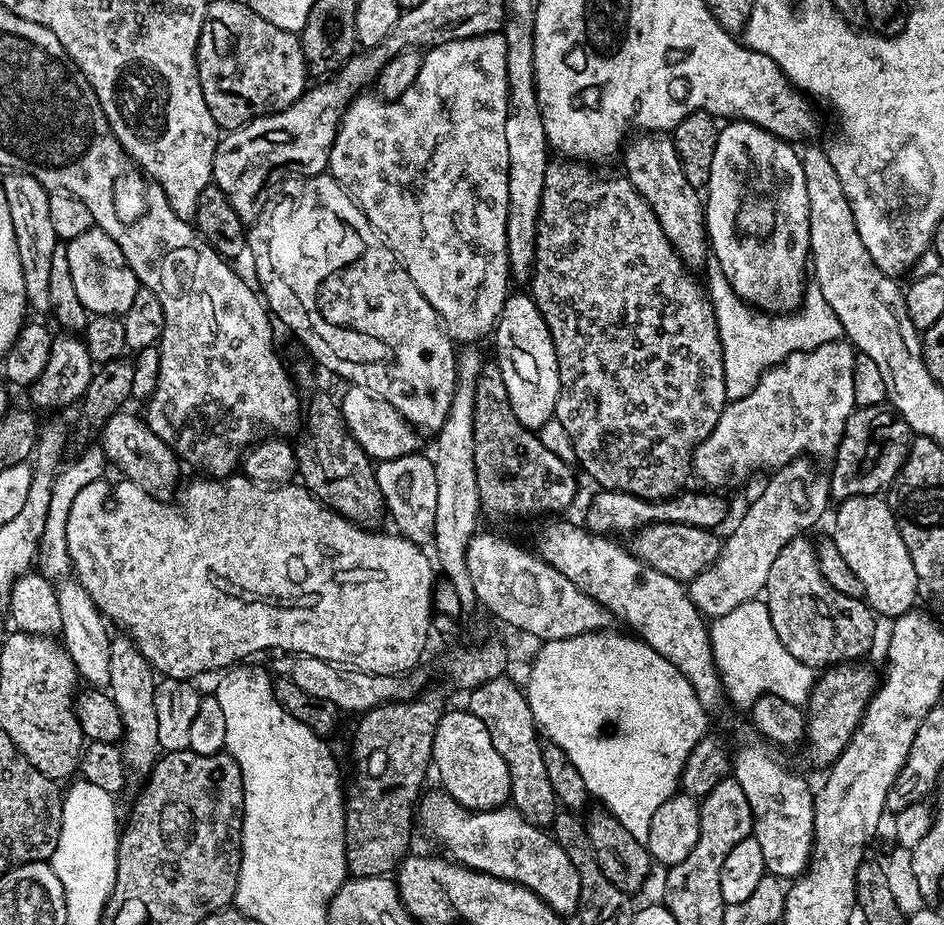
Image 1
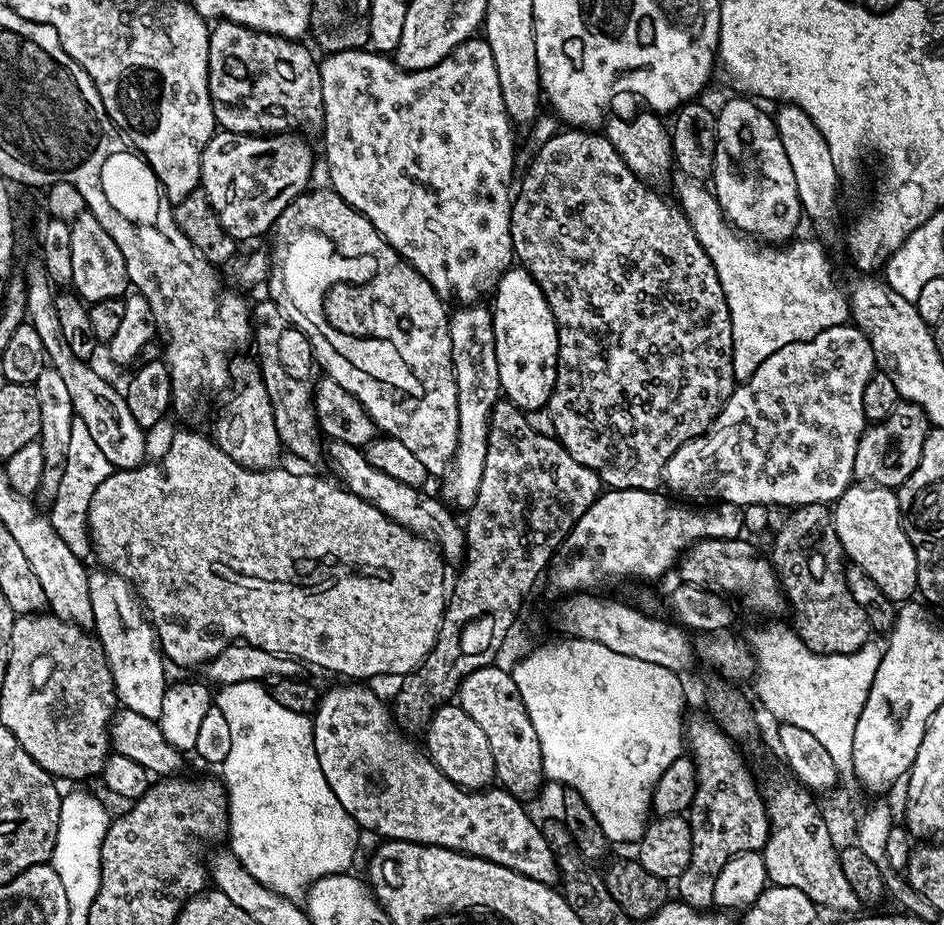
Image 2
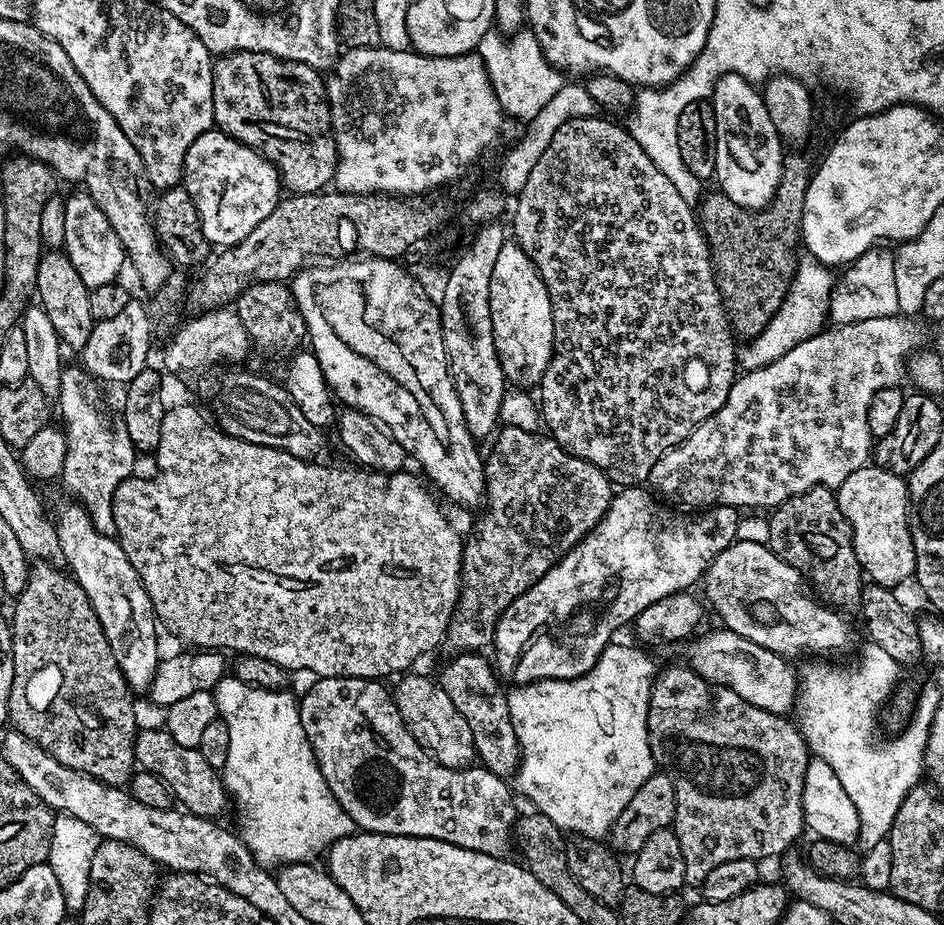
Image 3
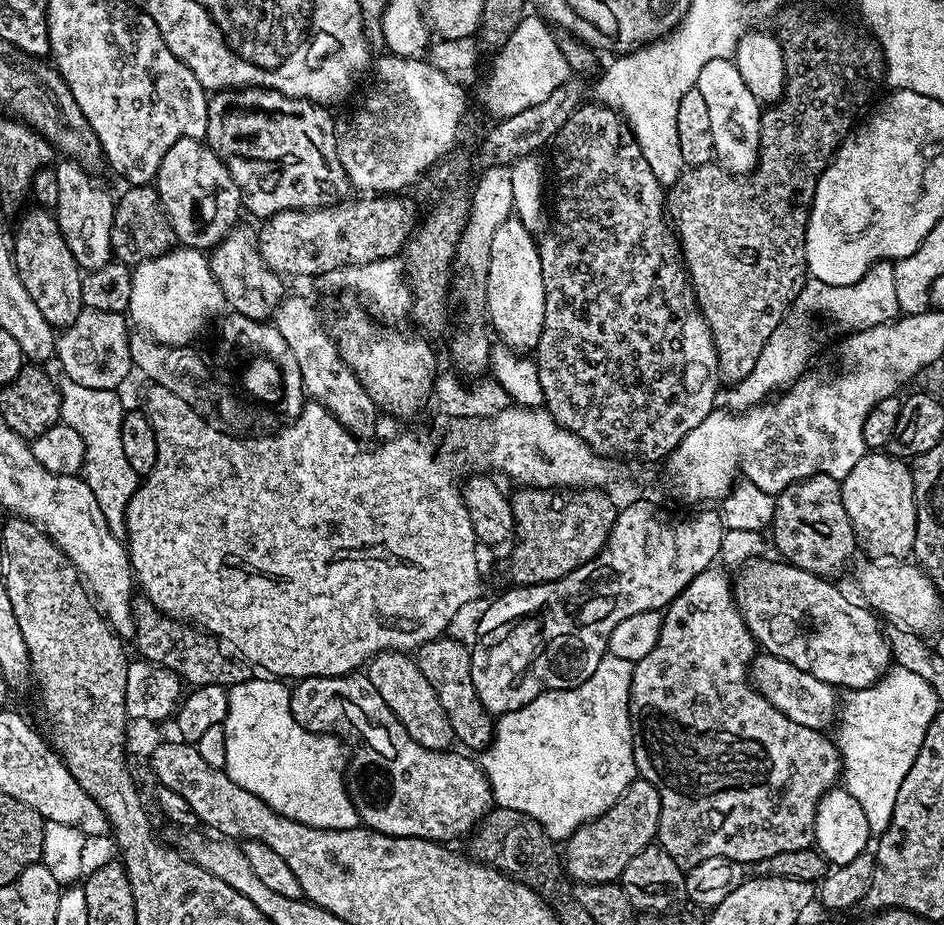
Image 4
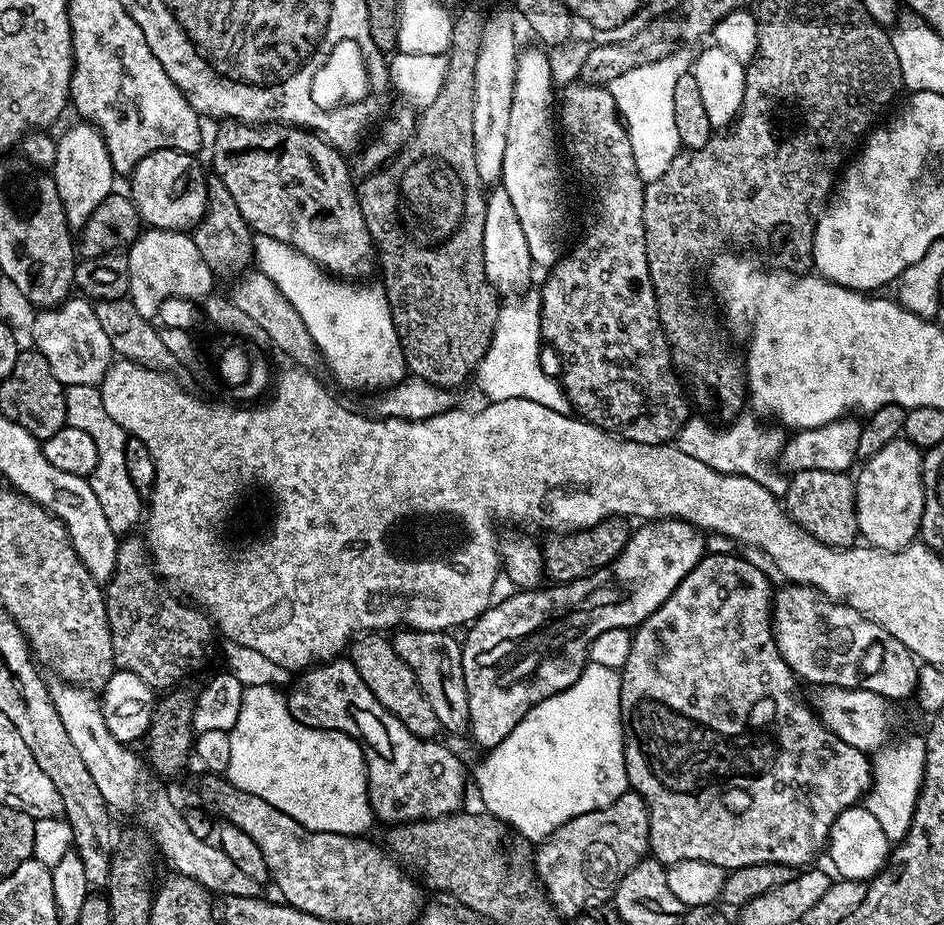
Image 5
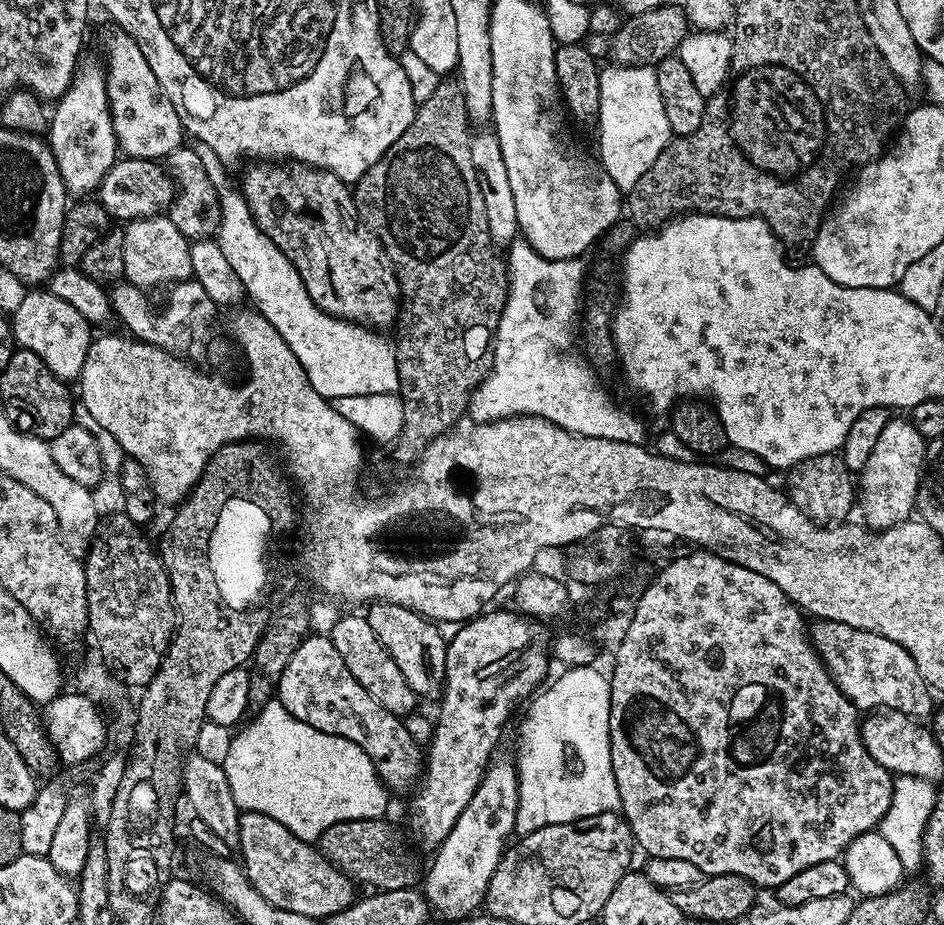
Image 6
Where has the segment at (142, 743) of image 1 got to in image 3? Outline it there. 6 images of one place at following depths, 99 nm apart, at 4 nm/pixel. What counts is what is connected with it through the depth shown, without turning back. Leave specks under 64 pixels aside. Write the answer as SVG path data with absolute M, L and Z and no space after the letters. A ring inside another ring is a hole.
M71 503L54 520L60 555L63 563L68 563L66 568L72 579L80 583L82 590L86 590L86 598L90 598L90 606L94 606L98 622L102 622L106 642L110 642L110 650L114 650L114 658L128 687L133 693L140 694L143 688L144 691L151 689L156 667L162 659L160 644L156 641L158 621L150 594L138 578L134 566L130 566L130 558L126 558L120 541L99 532L88 517L88 511L79 503Z

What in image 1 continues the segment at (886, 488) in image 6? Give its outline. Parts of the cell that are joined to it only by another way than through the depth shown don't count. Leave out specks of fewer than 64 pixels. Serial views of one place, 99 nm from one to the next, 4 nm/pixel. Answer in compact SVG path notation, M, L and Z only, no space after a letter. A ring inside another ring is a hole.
M855 496L843 501L836 512L836 529L830 537L837 544L839 553L854 570L864 591L863 599L877 617L895 618L913 611L917 603L914 562L902 542L902 534L896 525L896 516L887 499L875 496Z

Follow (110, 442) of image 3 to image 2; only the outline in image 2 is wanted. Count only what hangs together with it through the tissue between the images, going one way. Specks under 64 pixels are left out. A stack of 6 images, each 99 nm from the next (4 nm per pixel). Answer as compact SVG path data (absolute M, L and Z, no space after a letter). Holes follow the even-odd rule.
M76 418L71 427L70 450L67 451L66 466L62 482L59 483L58 494L50 503L50 519L58 538L66 542L66 546L74 553L74 558L87 561L93 555L92 538L88 535L88 511L94 498L94 490L106 482L113 474L111 462L98 450L90 430L86 430L86 422Z

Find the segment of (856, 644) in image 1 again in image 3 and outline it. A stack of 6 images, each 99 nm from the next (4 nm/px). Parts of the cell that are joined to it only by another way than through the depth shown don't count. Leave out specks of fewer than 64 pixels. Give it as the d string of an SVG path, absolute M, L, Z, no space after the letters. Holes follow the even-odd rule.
M822 487L806 490L779 504L767 519L770 528L768 547L772 552L778 554L782 562L794 566L794 570L798 570L831 607L843 610L845 613L852 611L855 613L859 609L860 593L866 585L866 580L852 545L852 531L838 506L835 491Z

